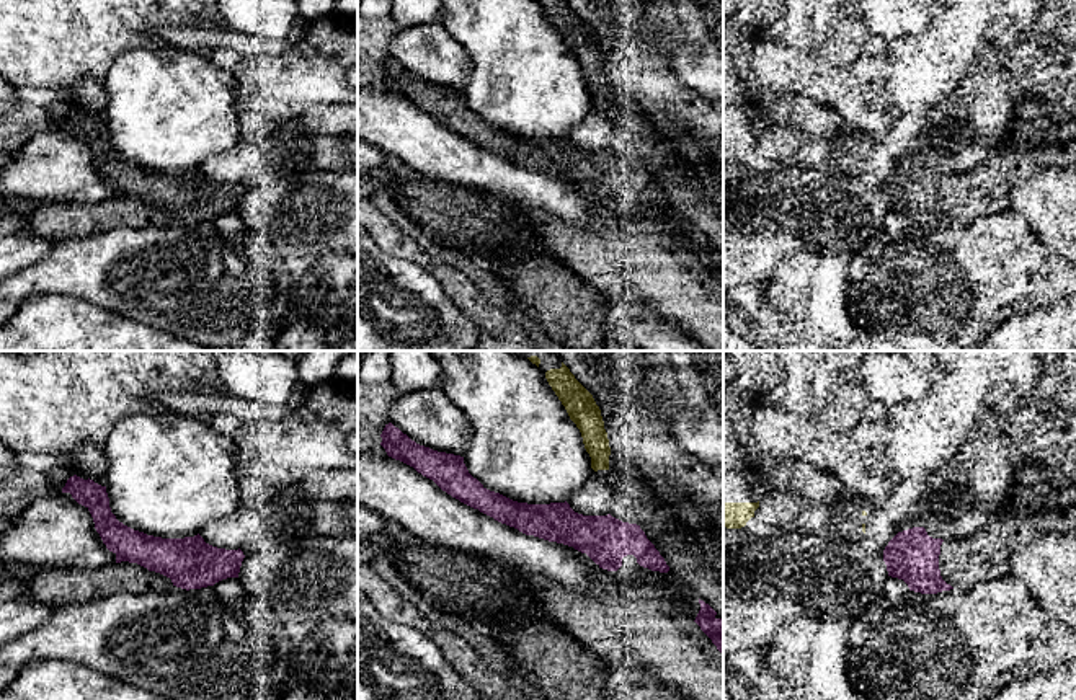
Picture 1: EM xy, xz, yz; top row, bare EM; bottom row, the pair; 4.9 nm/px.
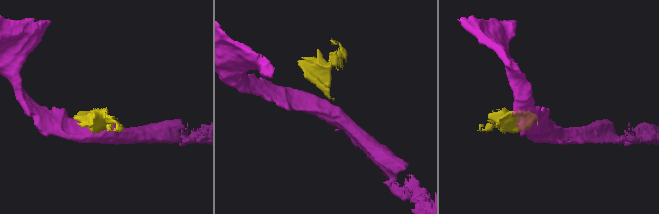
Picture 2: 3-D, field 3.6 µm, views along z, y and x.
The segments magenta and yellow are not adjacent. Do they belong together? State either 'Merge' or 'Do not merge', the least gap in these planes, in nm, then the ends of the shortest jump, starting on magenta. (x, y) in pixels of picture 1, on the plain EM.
Do not merge. Distance 130 nm. Across: yz (885, 181), (864, 167)

